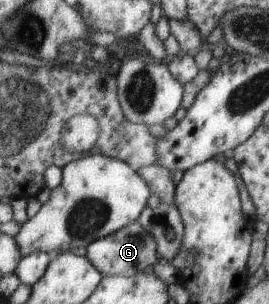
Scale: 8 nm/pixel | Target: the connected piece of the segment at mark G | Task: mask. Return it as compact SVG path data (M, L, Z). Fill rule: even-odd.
M138 221L129 223L123 229L107 235L86 246L87 259L97 268L102 276L126 274L131 277L159 261L157 243L153 235L147 233Z

